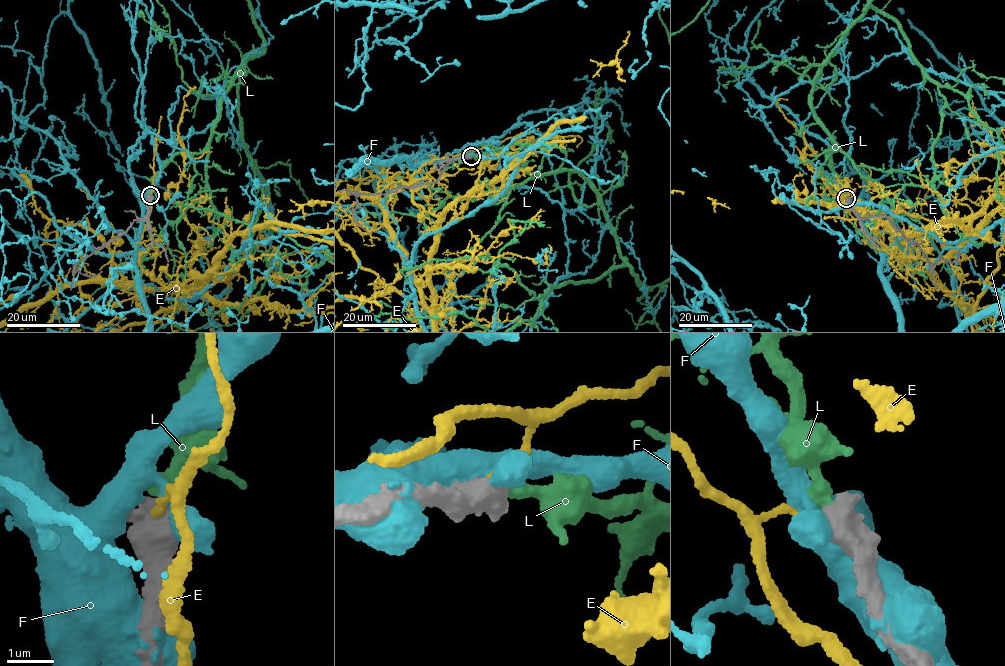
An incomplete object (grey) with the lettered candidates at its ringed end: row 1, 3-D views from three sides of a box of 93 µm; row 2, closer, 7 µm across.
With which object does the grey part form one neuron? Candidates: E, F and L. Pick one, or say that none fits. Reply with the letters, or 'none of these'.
L

